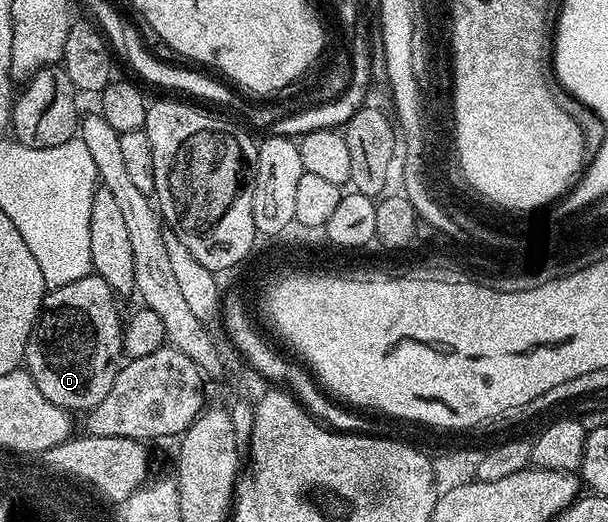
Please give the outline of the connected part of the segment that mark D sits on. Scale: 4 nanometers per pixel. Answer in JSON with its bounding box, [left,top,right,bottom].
[24,273,124,413]

